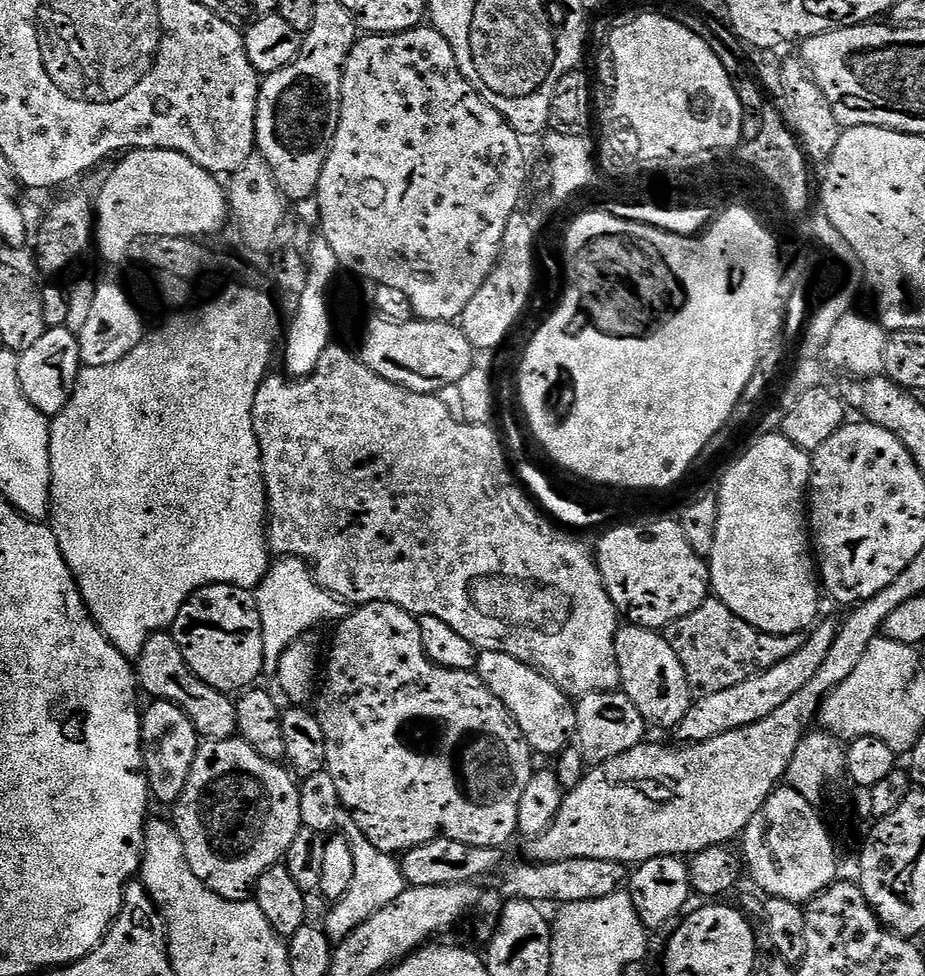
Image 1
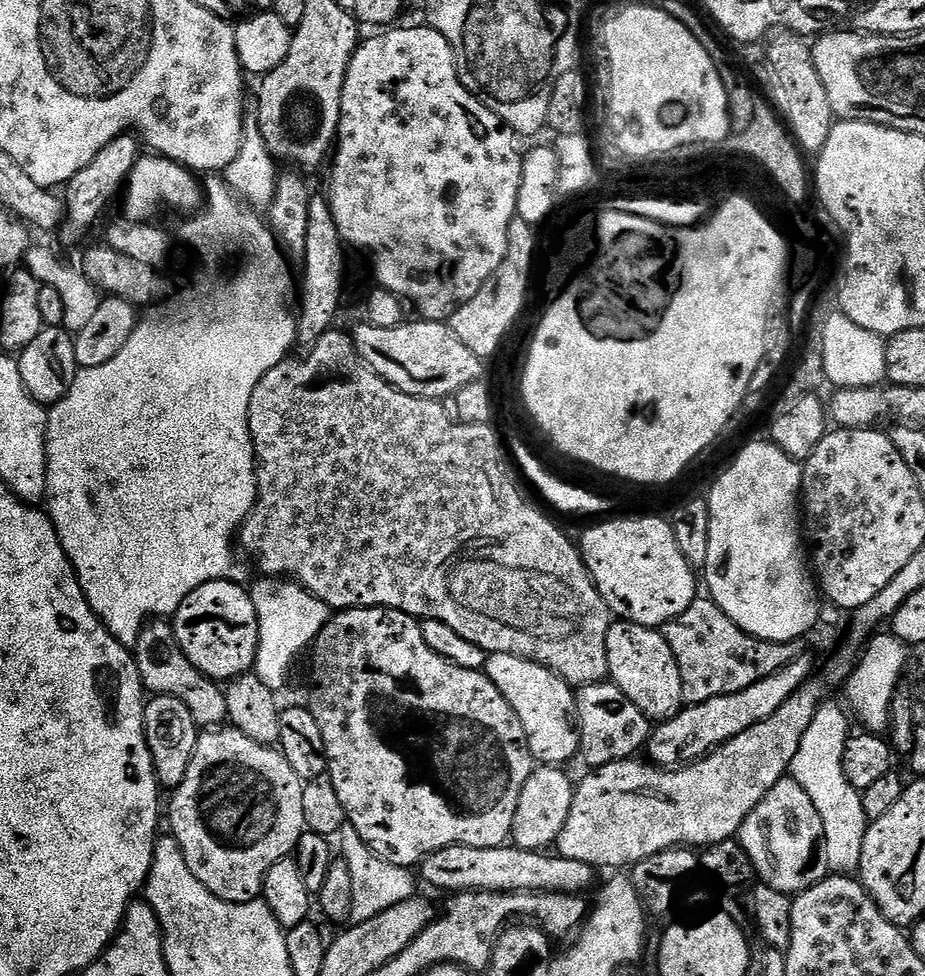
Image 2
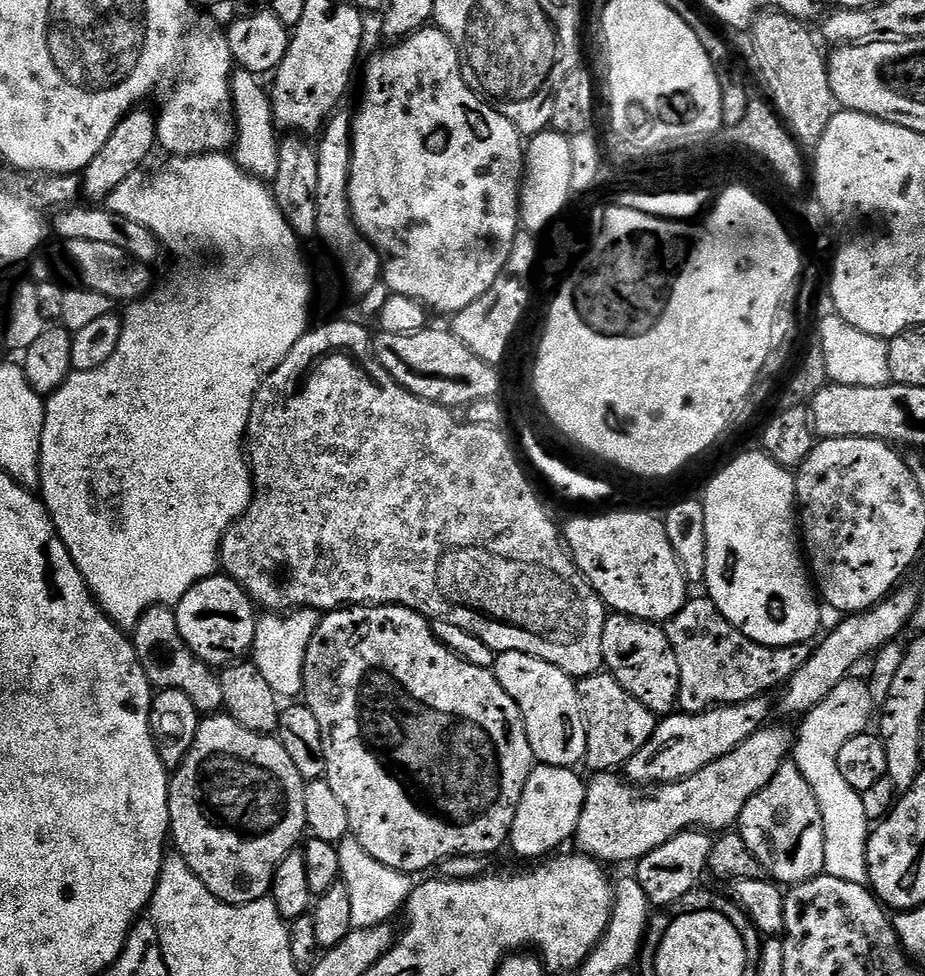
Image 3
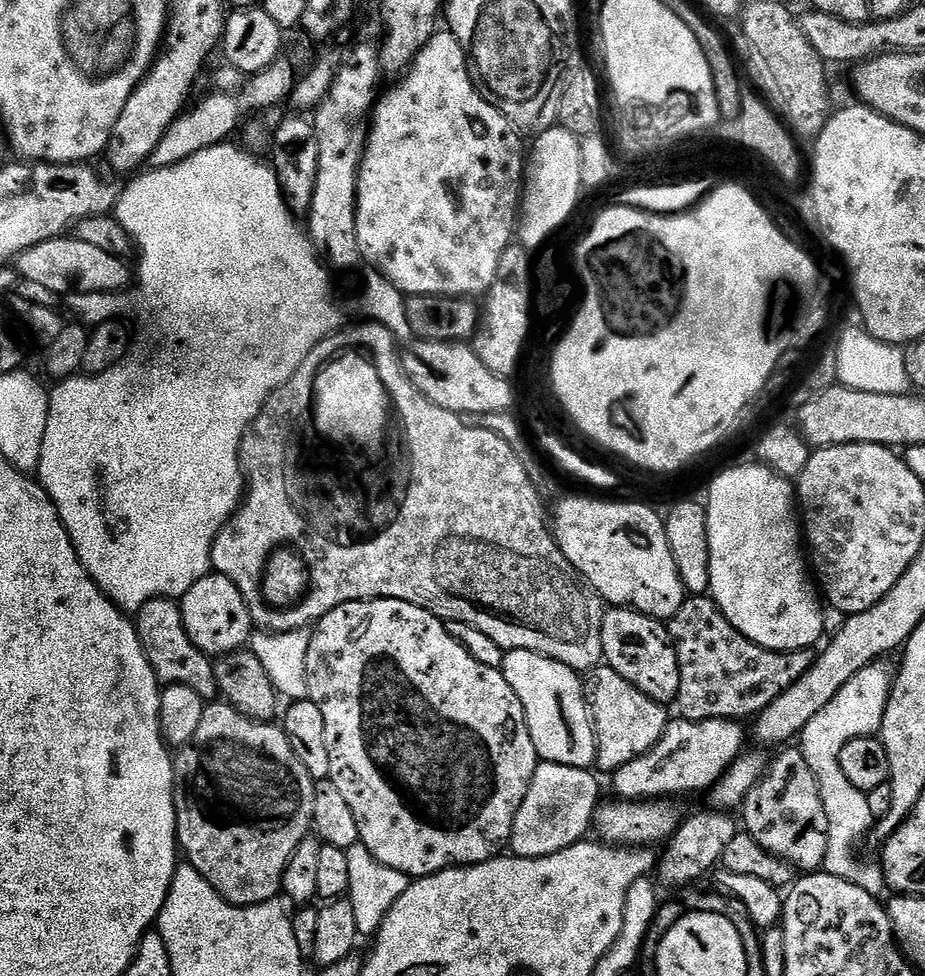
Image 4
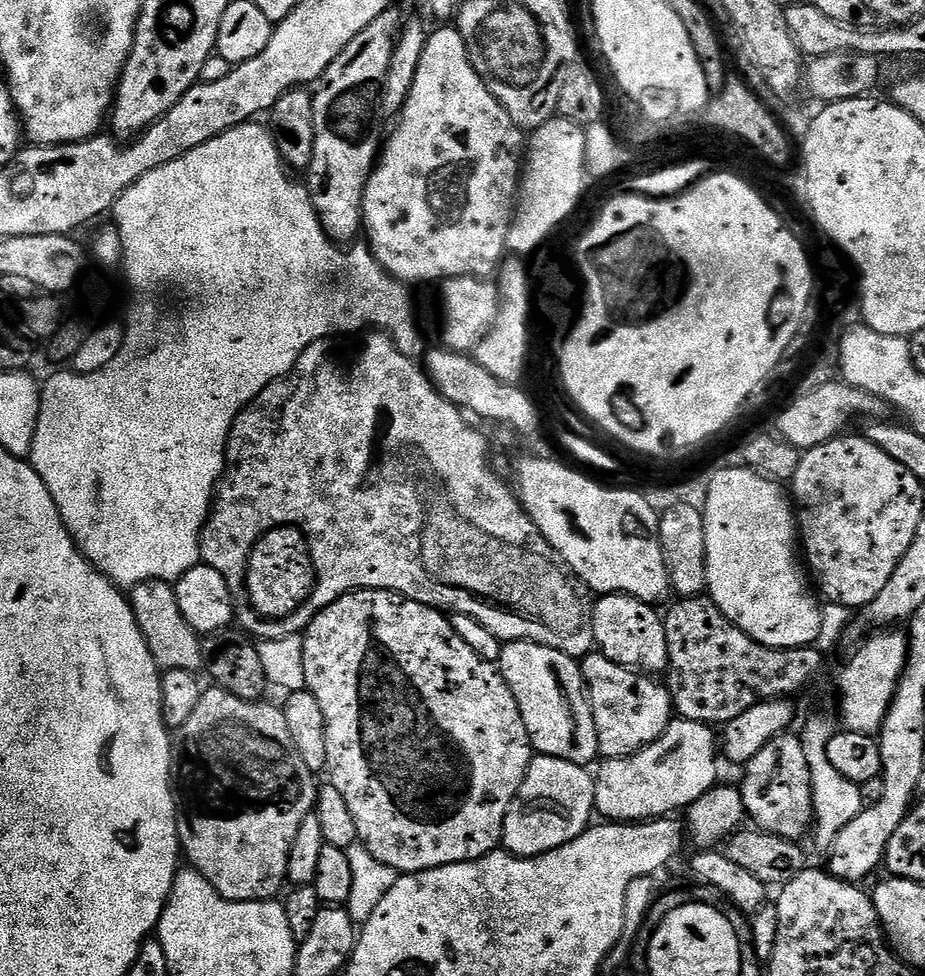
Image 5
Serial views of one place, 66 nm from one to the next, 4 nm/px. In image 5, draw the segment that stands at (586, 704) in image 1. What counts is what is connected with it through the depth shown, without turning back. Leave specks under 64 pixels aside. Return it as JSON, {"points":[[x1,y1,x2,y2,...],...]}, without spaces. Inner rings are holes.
{"points":[[603,654,583,657,582,667,598,730,601,757,617,760,623,756,633,756,660,739,674,719,674,705,671,691,656,681,659,679,631,668,623,668]]}

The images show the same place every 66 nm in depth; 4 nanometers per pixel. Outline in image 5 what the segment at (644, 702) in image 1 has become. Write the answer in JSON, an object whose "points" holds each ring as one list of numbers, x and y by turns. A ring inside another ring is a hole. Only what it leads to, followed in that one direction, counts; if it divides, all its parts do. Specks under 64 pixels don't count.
{"points":[[604,594,595,601,592,610,594,634,599,651,623,668,639,670,644,674,667,673,670,668,668,660,668,638,664,616,656,613,653,605,642,602,633,596]]}

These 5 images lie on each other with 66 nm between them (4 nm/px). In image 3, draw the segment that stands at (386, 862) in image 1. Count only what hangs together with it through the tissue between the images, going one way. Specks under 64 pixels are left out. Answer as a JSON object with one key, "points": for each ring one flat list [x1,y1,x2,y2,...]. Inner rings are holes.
{"points":[[351,834,338,844,340,880,350,890,350,922,353,928,369,928,389,923,391,916,401,915,414,887,414,880,407,872,399,872,378,858,370,858,366,850]]}

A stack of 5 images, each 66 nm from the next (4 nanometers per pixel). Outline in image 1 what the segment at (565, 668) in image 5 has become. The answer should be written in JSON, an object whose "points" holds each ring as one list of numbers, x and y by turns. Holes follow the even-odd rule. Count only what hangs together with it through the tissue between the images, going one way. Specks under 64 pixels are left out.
{"points":[[480,652,474,671,490,694,494,694,494,698,498,698,498,702,510,710,533,753,540,755,541,752,544,756,556,758,573,743,576,734,576,705,573,697,550,682,550,678,546,678,538,669,518,662,518,658,510,658,510,654]]}

